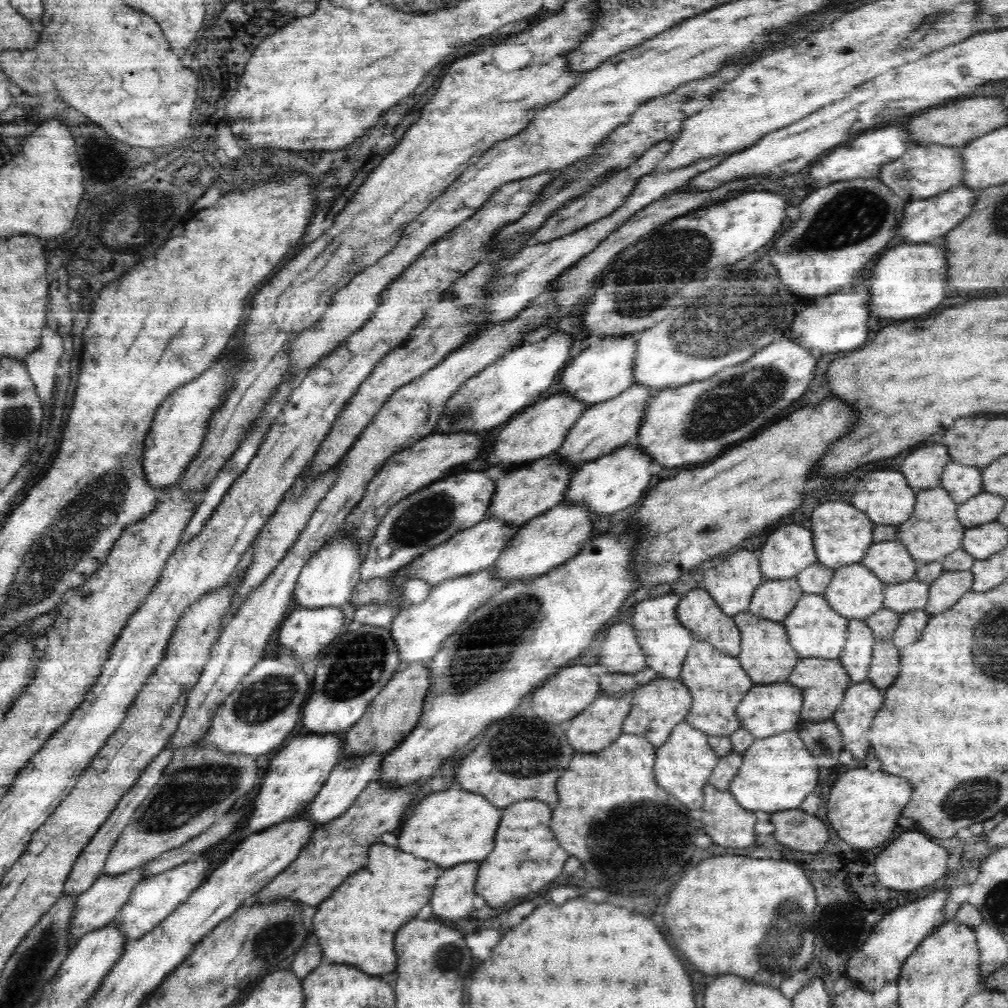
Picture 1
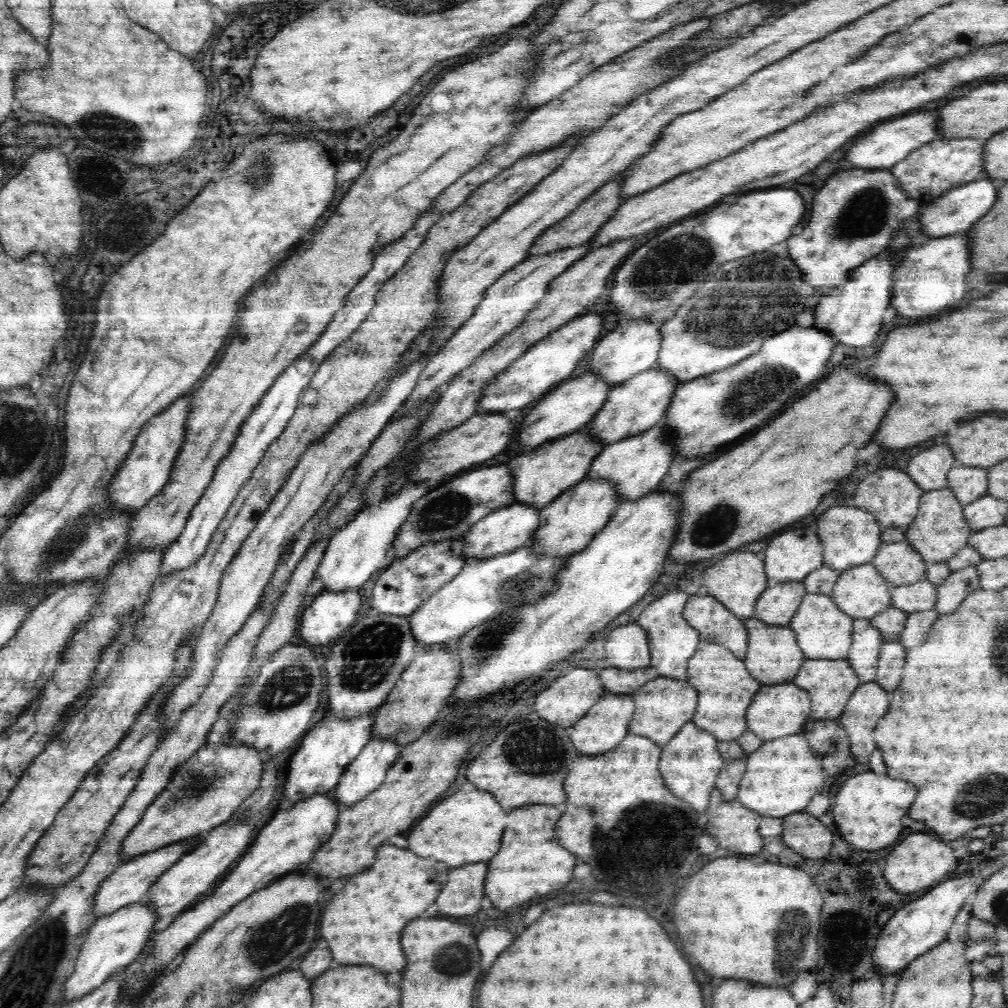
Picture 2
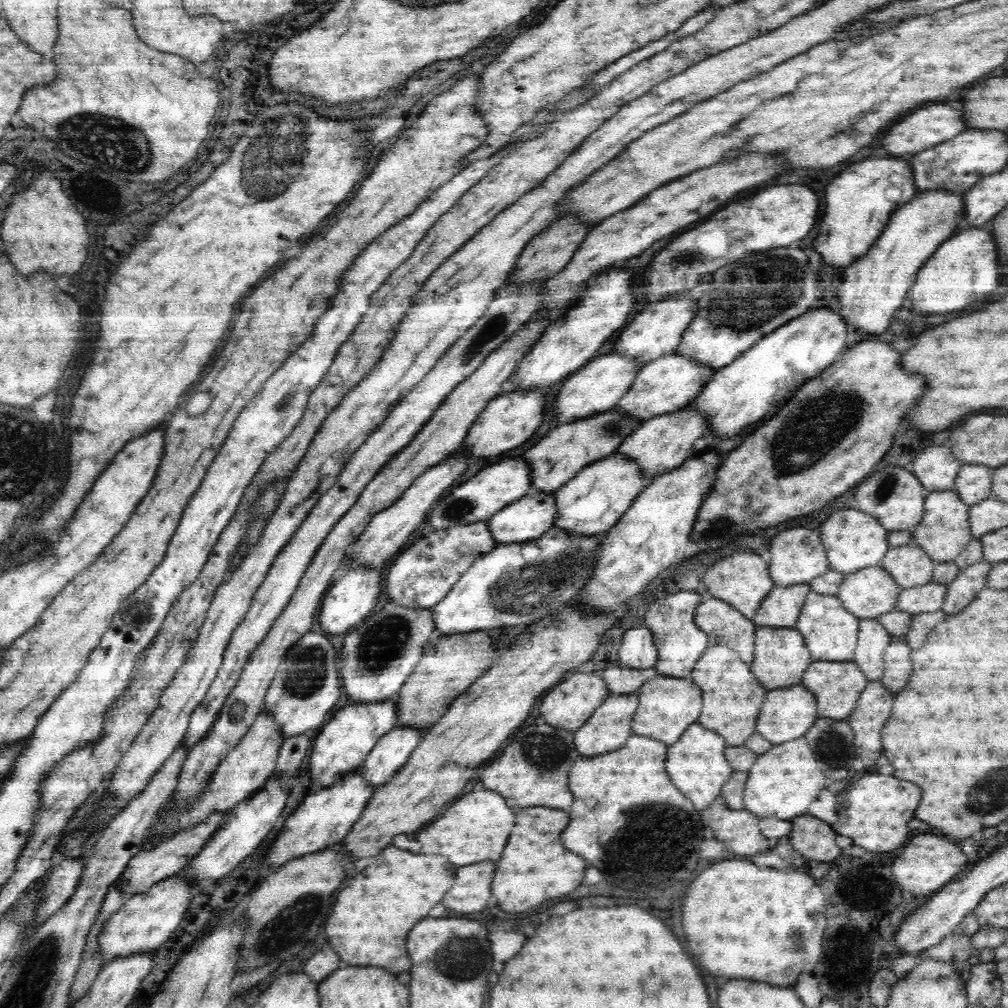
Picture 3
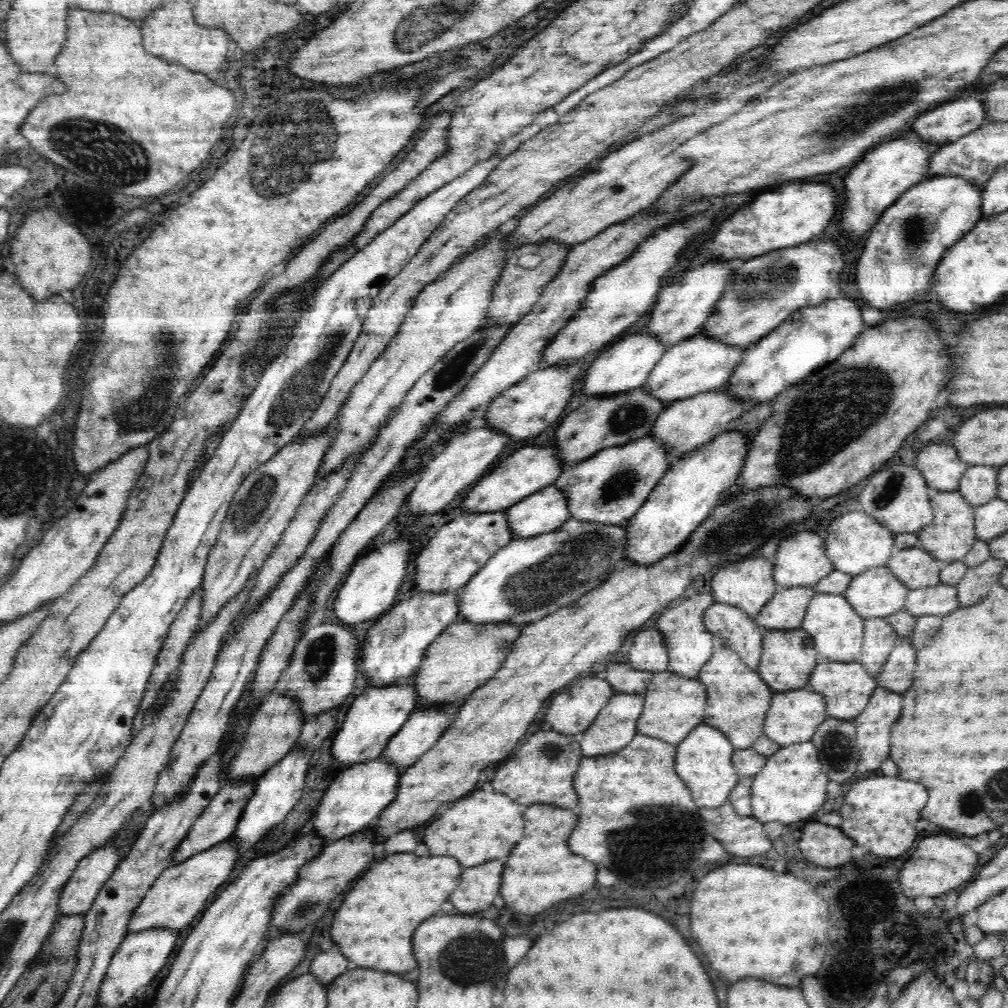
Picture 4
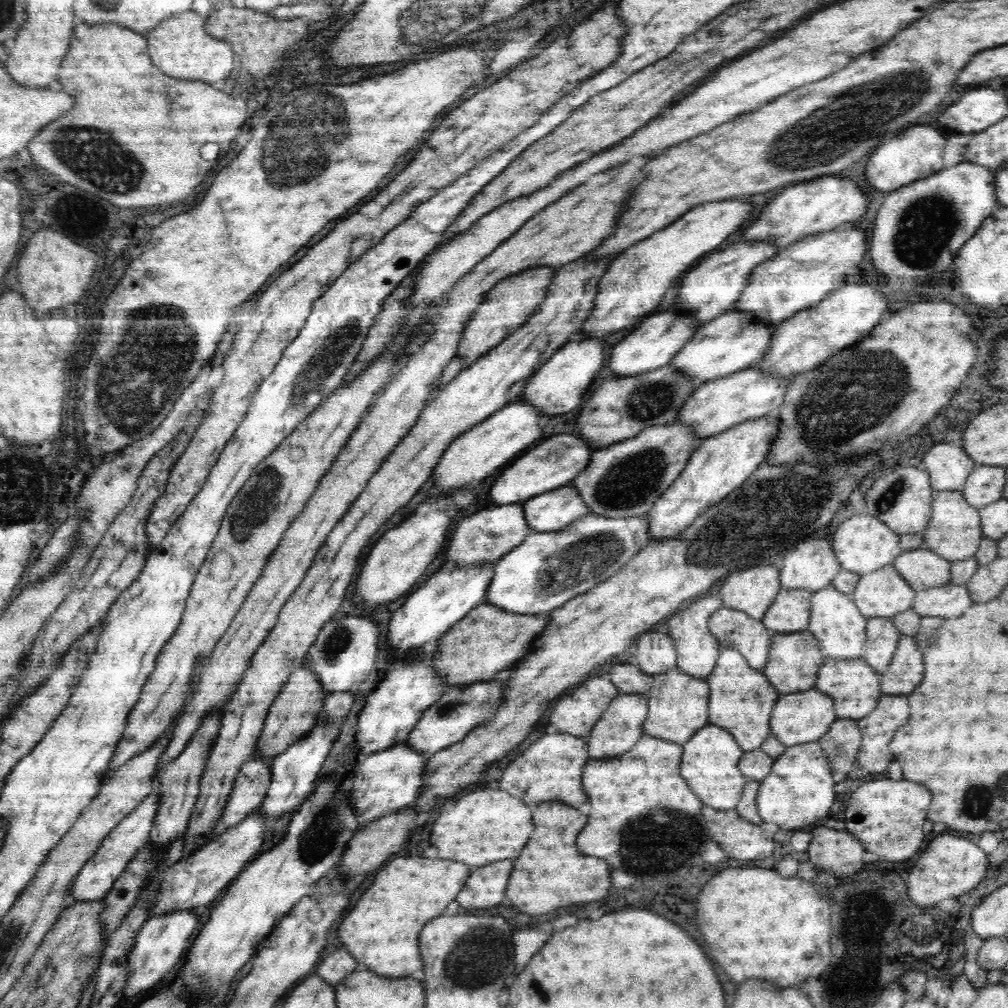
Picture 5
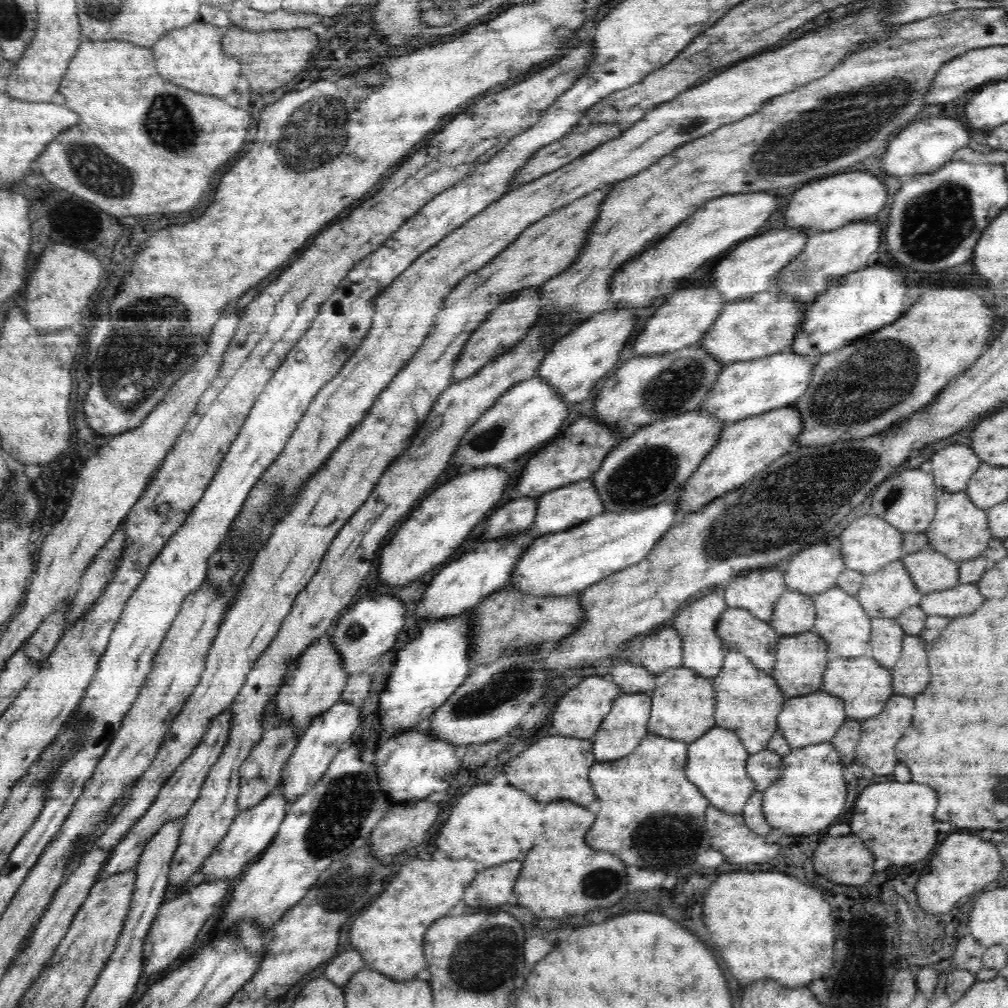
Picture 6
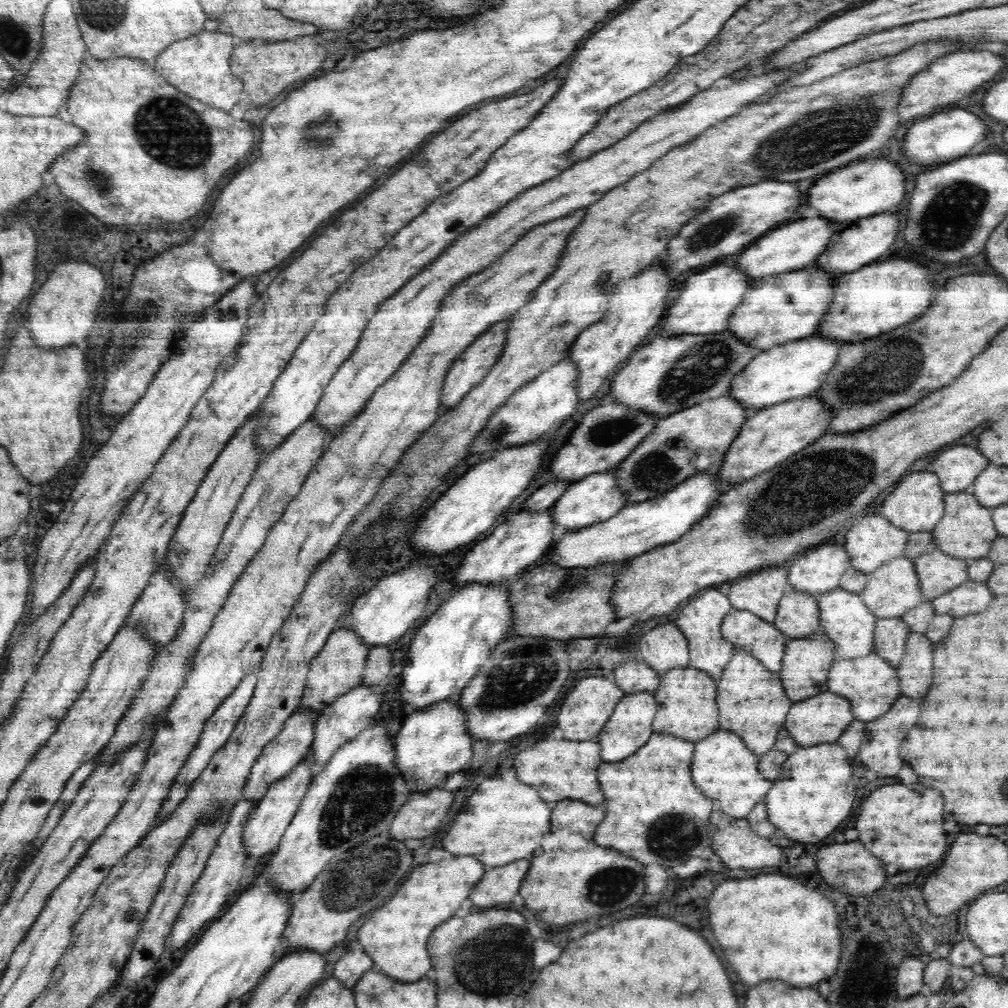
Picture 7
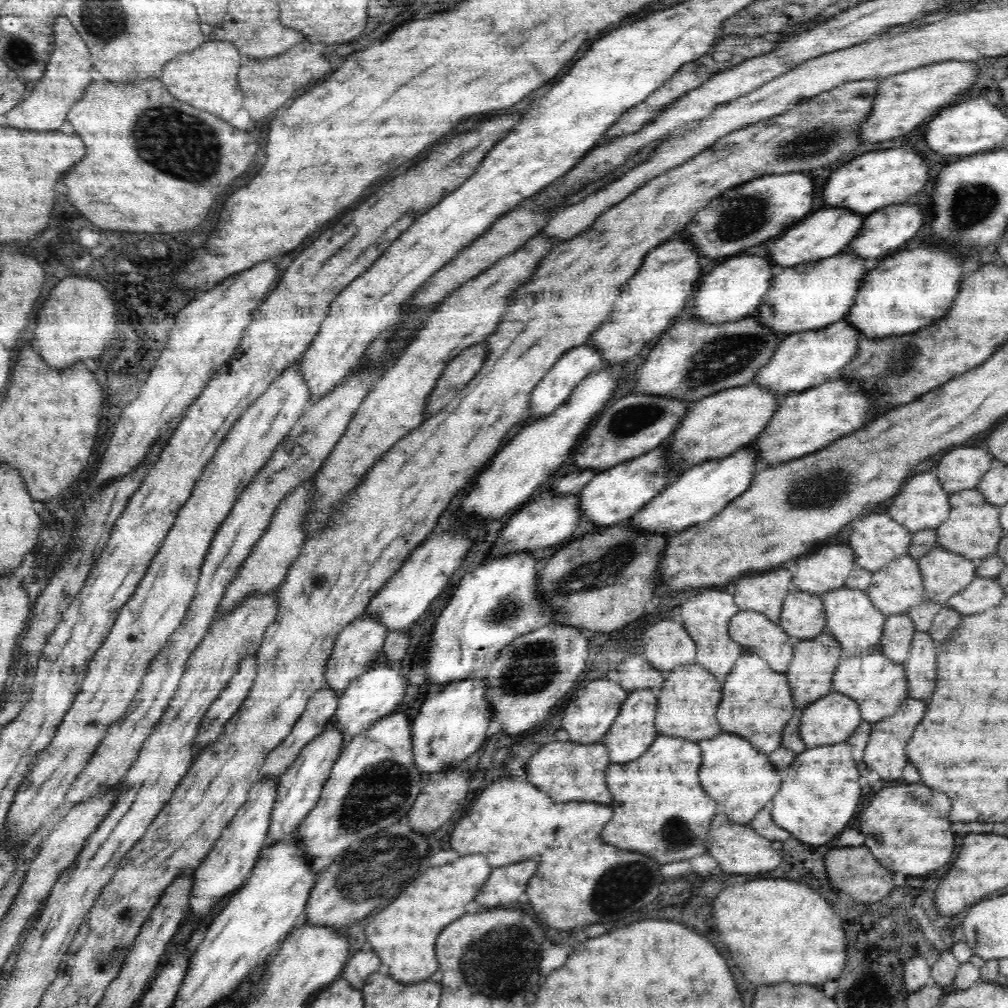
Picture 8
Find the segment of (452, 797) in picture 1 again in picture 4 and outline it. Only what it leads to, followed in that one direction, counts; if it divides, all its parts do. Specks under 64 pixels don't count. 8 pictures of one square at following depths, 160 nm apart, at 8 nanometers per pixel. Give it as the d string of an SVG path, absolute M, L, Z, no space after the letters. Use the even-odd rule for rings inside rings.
M478 792L470 800L458 800L450 810L446 810L438 820L434 820L426 828L424 842L430 848L430 854L454 856L462 866L478 866L486 860L510 856L514 846L520 842L522 832L524 818L516 802L498 792Z

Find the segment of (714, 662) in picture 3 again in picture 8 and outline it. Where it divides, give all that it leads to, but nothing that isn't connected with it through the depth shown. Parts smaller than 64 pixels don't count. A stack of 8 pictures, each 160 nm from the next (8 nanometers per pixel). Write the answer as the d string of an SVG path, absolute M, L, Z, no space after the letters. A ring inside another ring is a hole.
M751 653L740 655L729 674L730 676L722 682L723 697L717 708L717 721L722 726L722 730L724 730L724 733L733 733L748 740L752 743L752 746L764 754L774 752L774 750L781 747L784 727L799 712L793 703L785 673L772 670L772 667L762 657Z

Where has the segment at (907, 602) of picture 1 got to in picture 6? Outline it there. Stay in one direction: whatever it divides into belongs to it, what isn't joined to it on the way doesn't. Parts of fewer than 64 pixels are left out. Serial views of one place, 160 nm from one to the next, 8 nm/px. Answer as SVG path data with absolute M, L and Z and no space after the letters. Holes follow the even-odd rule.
M958 583L952 588L925 594L919 607L927 615L940 615L951 619L976 612L984 601L985 598L975 583Z

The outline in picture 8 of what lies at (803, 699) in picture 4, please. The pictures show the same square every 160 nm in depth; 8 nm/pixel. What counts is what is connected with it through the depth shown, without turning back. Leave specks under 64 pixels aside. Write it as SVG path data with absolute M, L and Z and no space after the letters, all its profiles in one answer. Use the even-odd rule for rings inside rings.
M834 690L798 713L800 737L807 748L846 743L863 721L858 703Z

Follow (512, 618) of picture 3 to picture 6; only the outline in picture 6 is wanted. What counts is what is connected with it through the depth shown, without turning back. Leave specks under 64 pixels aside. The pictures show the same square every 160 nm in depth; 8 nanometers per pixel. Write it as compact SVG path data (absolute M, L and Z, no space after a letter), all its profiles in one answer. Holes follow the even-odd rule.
M666 501L634 512L604 512L575 528L539 534L518 560L510 585L518 587L520 594L534 597L580 593L607 576L646 558L660 538L684 517L684 514L678 513L676 504L678 501Z

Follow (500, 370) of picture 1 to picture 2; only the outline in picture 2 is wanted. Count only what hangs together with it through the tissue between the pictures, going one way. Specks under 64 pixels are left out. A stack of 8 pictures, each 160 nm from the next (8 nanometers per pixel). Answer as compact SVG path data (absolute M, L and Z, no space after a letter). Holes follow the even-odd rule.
M586 311L577 318L553 330L546 338L534 343L526 352L504 370L496 378L490 380L489 386L480 397L480 414L505 413L509 410L524 408L530 402L544 398L556 389L568 376L574 372L578 362L591 352L600 338L603 320L598 312Z

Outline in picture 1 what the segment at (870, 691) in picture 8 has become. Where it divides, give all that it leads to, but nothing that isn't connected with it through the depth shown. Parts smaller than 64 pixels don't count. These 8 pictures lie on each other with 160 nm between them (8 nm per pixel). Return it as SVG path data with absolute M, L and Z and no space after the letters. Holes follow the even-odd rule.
M820 657L800 658L794 666L792 674L788 676L788 683L799 688L804 695L802 702L802 718L811 721L832 719L838 710L844 694L852 685L850 676L839 659L825 659Z

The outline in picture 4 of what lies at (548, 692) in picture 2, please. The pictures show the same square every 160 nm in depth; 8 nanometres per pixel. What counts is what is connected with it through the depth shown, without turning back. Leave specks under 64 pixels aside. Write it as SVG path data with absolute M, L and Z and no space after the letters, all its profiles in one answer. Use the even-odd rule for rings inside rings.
M602 676L582 678L564 690L554 695L546 714L546 722L562 734L578 734L588 729L616 693Z

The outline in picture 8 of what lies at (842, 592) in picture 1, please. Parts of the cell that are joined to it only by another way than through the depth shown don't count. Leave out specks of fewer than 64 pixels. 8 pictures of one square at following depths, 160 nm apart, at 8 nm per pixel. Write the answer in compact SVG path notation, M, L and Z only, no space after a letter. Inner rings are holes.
M908 554L888 562L880 570L874 571L871 581L872 584L866 589L866 594L870 597L872 606L886 617L891 614L907 613L913 606L926 600L919 561Z

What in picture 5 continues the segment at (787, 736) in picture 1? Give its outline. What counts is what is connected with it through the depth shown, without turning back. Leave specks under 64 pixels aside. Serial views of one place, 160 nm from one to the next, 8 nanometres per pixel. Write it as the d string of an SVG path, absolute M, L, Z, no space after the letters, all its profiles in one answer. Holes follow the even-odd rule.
M812 741L786 748L786 752L775 759L772 772L761 780L756 804L763 822L774 822L784 830L804 828L824 818L836 798L832 780L832 768L823 752L820 741Z

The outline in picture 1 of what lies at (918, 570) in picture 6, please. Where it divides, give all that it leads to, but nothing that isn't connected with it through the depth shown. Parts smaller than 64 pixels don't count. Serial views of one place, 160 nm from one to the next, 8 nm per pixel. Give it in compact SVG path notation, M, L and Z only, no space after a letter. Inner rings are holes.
M886 540L873 543L861 563L883 583L892 585L914 578L917 562L900 540Z

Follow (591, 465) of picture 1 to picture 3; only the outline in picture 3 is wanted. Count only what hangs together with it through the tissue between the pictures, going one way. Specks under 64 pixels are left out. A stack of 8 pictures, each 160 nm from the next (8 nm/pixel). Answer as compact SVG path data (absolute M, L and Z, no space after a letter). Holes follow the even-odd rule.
M686 406L683 409L643 421L640 428L637 428L632 436L628 436L616 448L616 453L636 461L644 471L644 478L650 482L655 476L679 467L686 459L696 456L697 454L692 449L694 442L702 438L706 432L708 432L706 417L694 407Z

